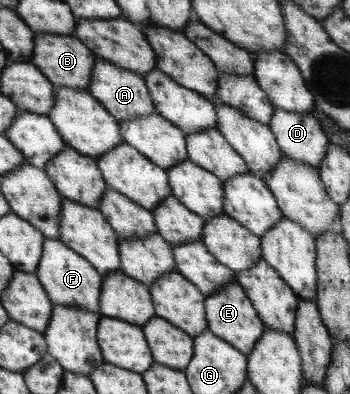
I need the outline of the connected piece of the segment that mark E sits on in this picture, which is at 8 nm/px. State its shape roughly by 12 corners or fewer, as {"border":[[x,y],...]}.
{"border":[[236,282],[204,299],[207,330],[247,356],[265,330]]}

